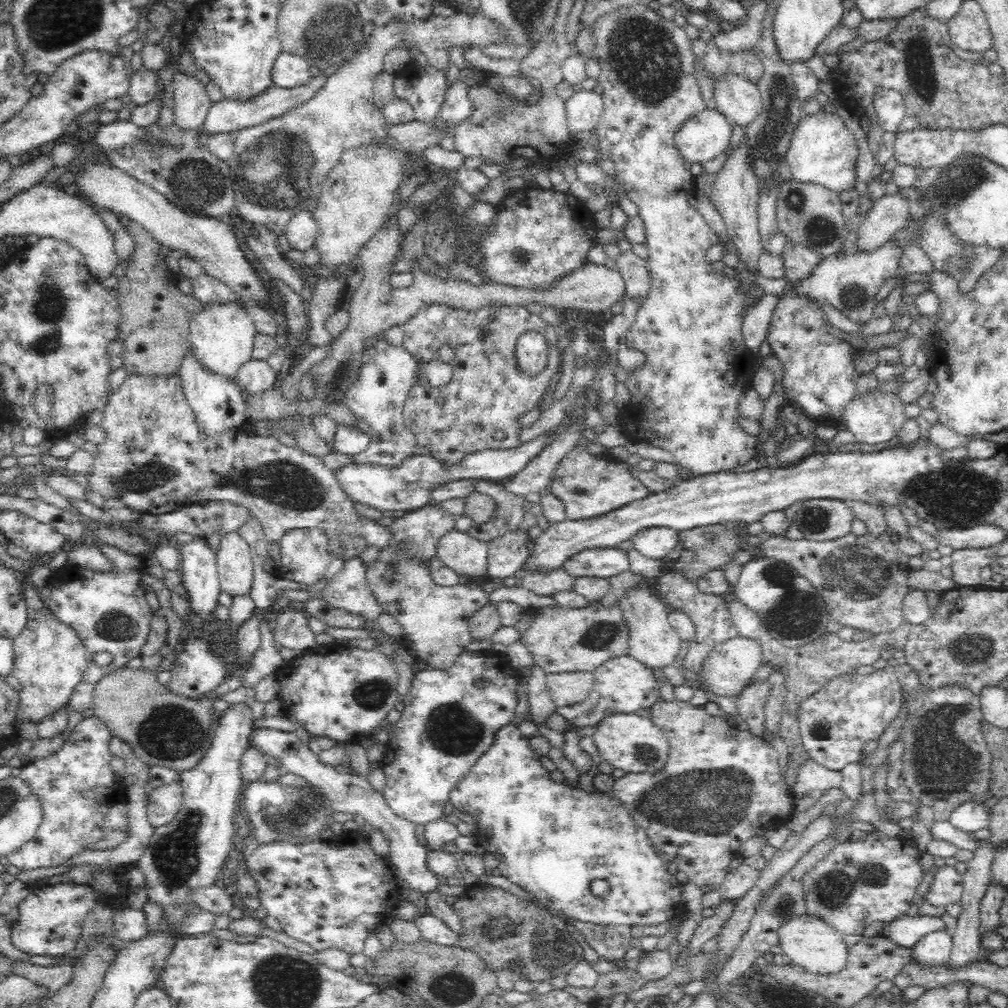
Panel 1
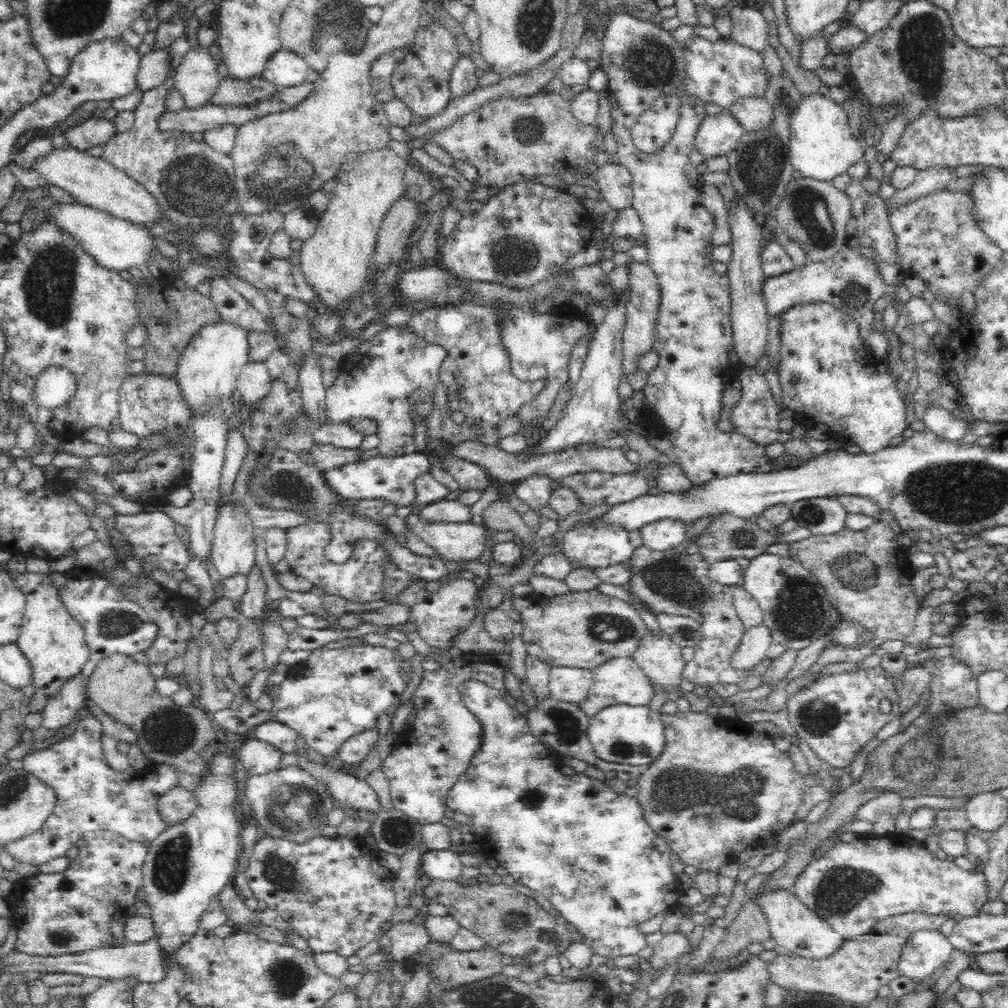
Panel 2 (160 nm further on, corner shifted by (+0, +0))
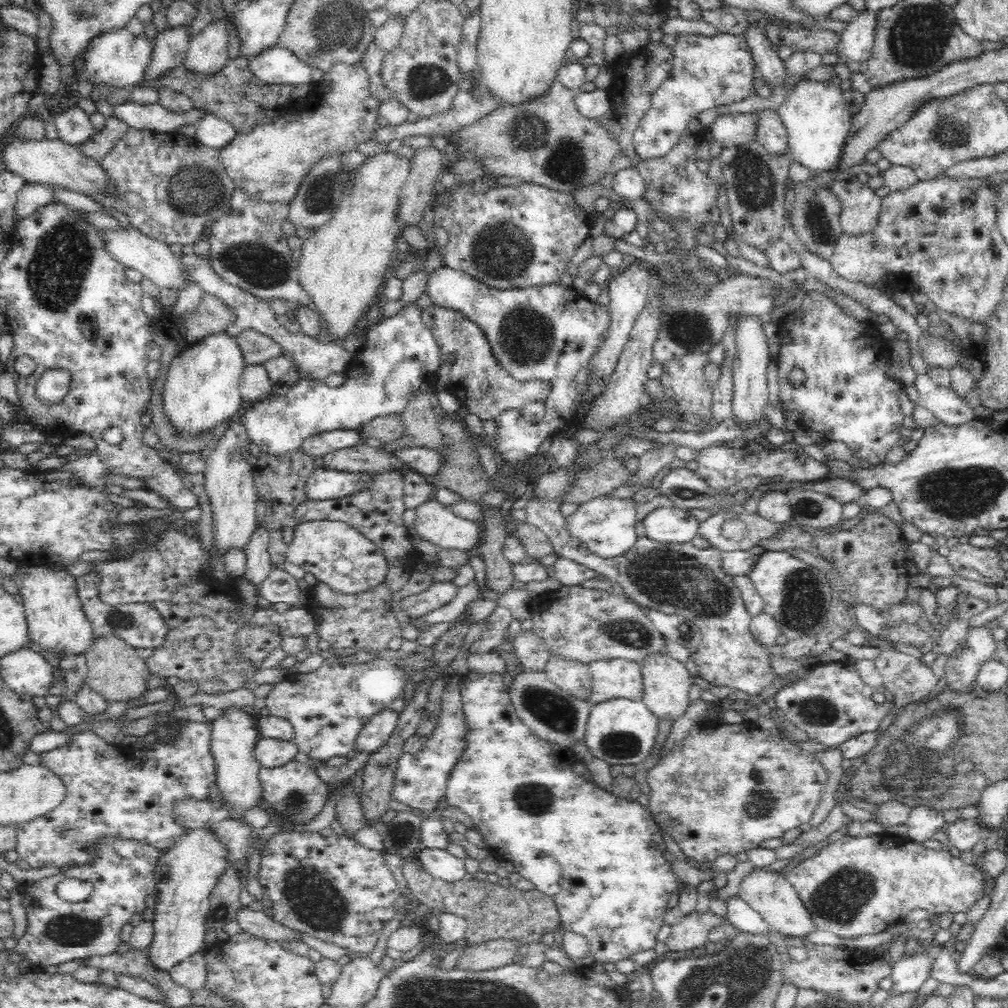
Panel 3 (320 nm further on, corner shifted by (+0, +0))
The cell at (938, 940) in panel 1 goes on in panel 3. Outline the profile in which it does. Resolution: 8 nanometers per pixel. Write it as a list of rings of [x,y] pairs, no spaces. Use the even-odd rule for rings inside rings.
[[[926,953],[902,955],[893,965],[889,976],[892,988],[888,990],[888,997],[908,992],[917,992],[930,972],[930,957]]]

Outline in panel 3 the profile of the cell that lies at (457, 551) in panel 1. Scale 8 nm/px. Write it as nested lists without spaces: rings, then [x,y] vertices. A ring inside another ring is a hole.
[[[434,497],[417,506],[414,526],[424,540],[444,548],[470,551],[480,540],[481,524],[456,516]]]

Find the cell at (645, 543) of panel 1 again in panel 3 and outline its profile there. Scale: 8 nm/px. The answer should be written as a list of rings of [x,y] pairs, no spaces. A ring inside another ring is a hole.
[[[658,506],[643,518],[646,536],[662,543],[691,542],[699,534],[698,521],[690,510],[677,506]]]

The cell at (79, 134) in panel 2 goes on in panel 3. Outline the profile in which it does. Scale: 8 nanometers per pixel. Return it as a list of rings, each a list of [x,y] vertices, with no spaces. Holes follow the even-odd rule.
[[[77,105],[54,114],[54,124],[58,138],[71,145],[82,144],[94,136],[95,128],[88,118],[88,113]]]

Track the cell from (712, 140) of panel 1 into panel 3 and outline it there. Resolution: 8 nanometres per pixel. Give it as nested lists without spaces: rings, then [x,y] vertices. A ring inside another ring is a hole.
[[[721,111],[708,130],[708,135],[723,148],[748,144],[755,140],[757,116],[754,113]]]

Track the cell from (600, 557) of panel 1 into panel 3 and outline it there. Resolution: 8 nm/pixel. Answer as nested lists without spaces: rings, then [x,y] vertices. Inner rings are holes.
[[[600,495],[588,502],[578,504],[576,511],[567,516],[567,530],[583,546],[601,558],[616,558],[629,551],[639,538],[636,535],[637,503],[632,497],[618,498],[612,495]]]

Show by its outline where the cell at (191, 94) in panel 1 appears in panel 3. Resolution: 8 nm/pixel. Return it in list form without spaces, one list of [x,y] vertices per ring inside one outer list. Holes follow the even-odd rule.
[[[226,17],[214,18],[198,34],[191,36],[186,58],[182,62],[188,66],[188,71],[210,77],[224,68],[230,58],[227,50],[229,32]]]

